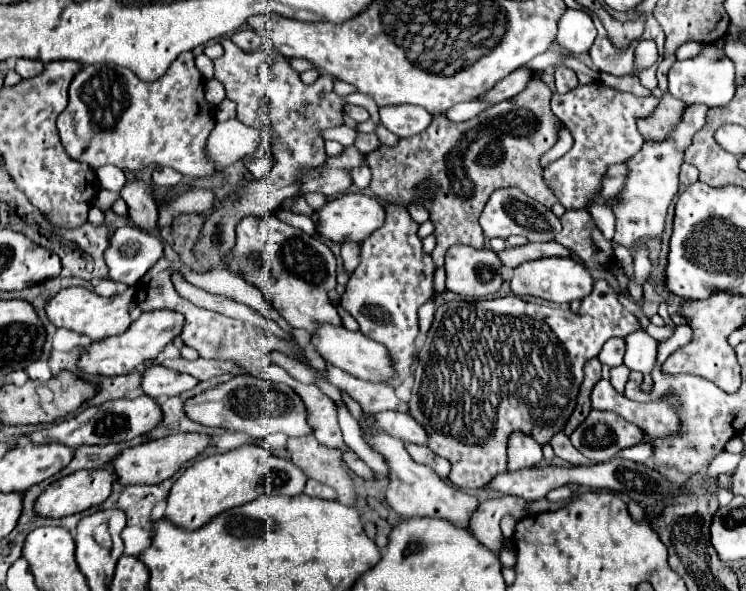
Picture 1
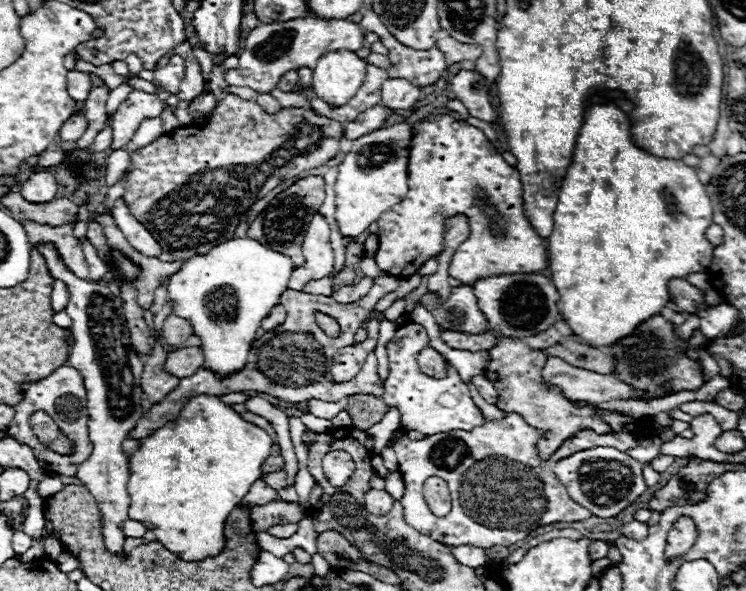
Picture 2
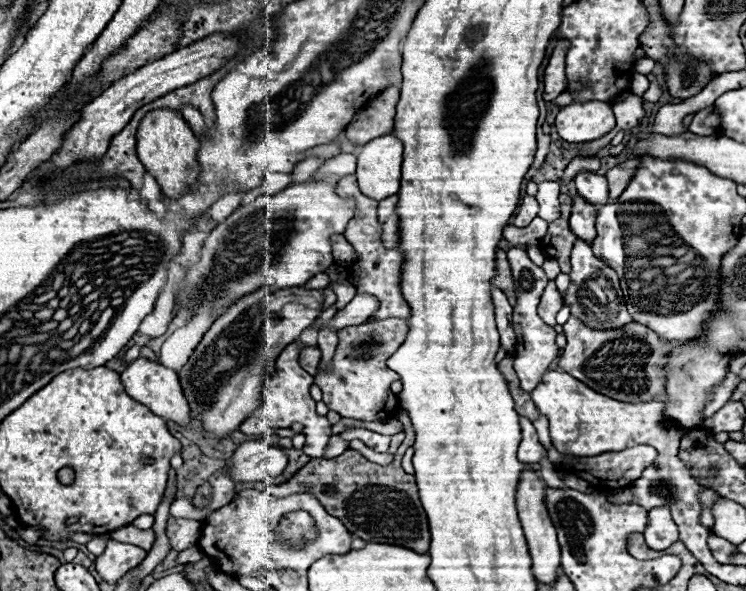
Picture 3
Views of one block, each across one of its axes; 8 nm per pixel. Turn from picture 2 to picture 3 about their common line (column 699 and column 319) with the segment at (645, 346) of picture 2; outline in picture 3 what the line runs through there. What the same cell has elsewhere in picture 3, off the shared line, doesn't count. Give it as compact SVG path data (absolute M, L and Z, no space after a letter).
M388 318L378 322L364 322L358 326L346 326L338 330L338 346L332 356L330 370L324 372L318 366L314 384L322 390L322 402L344 418L380 420L392 418L398 412L398 398L390 390L390 384L400 380L396 372L386 366L386 360L396 352L408 334L406 320Z

